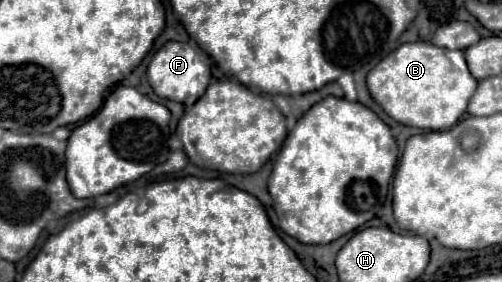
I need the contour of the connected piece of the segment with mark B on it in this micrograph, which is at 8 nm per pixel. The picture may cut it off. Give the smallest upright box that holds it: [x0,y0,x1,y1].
[366,41,478,131]

